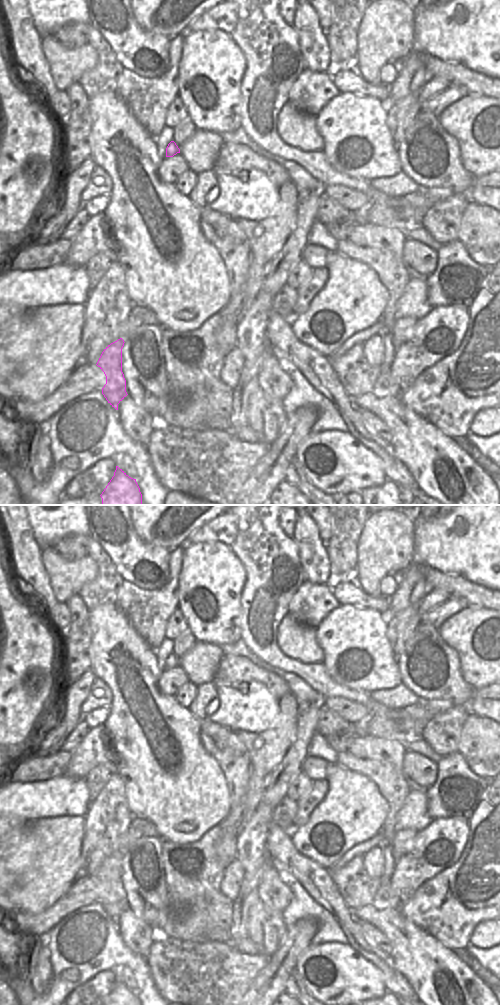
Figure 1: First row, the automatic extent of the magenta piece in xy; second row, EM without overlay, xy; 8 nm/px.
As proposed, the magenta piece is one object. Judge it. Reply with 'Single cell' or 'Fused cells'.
Single cell

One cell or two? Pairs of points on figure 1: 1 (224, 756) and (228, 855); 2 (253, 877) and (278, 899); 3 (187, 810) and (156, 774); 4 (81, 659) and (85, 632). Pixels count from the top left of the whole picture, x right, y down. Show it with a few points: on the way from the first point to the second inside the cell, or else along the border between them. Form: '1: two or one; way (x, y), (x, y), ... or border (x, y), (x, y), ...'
1: one; way (235, 781), (235, 814), (229, 830)
2: two; border (270, 862), (264, 868), (255, 890)
3: one; way (183, 801), (165, 783)
4: one; way (81, 652), (81, 639)

